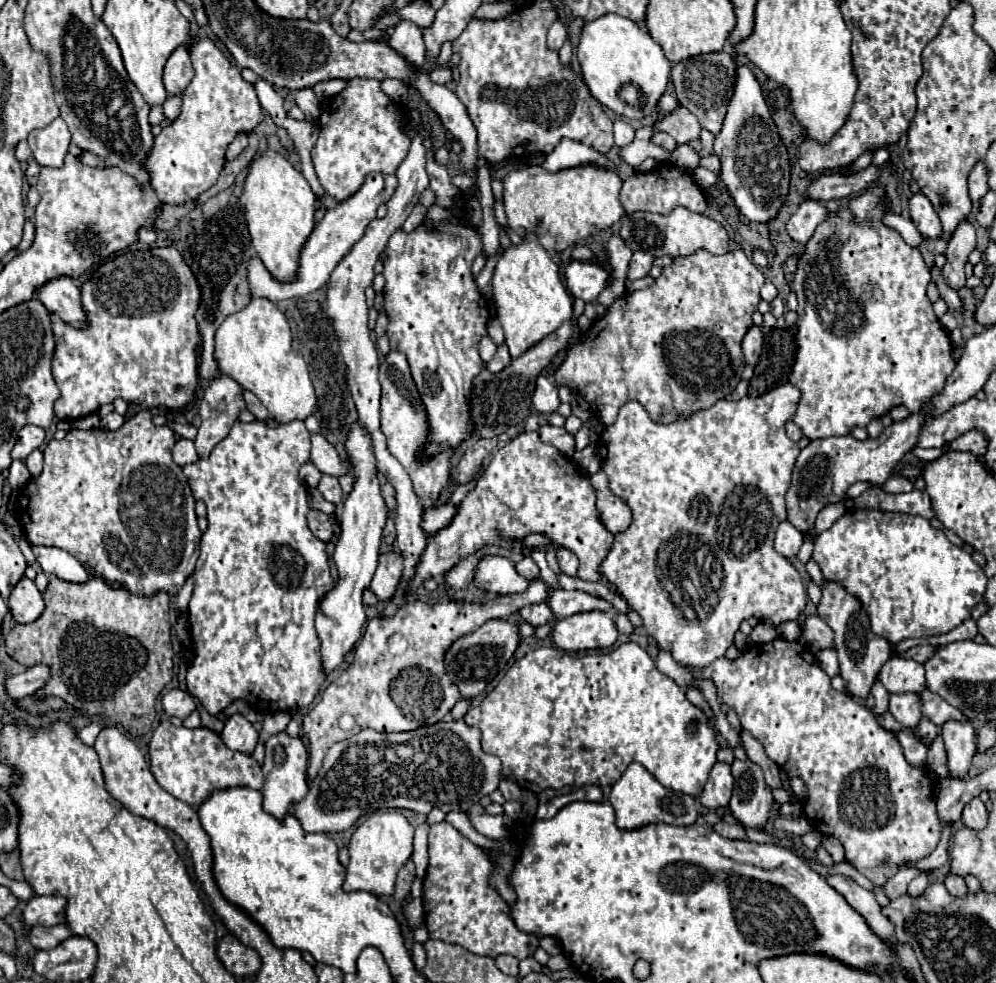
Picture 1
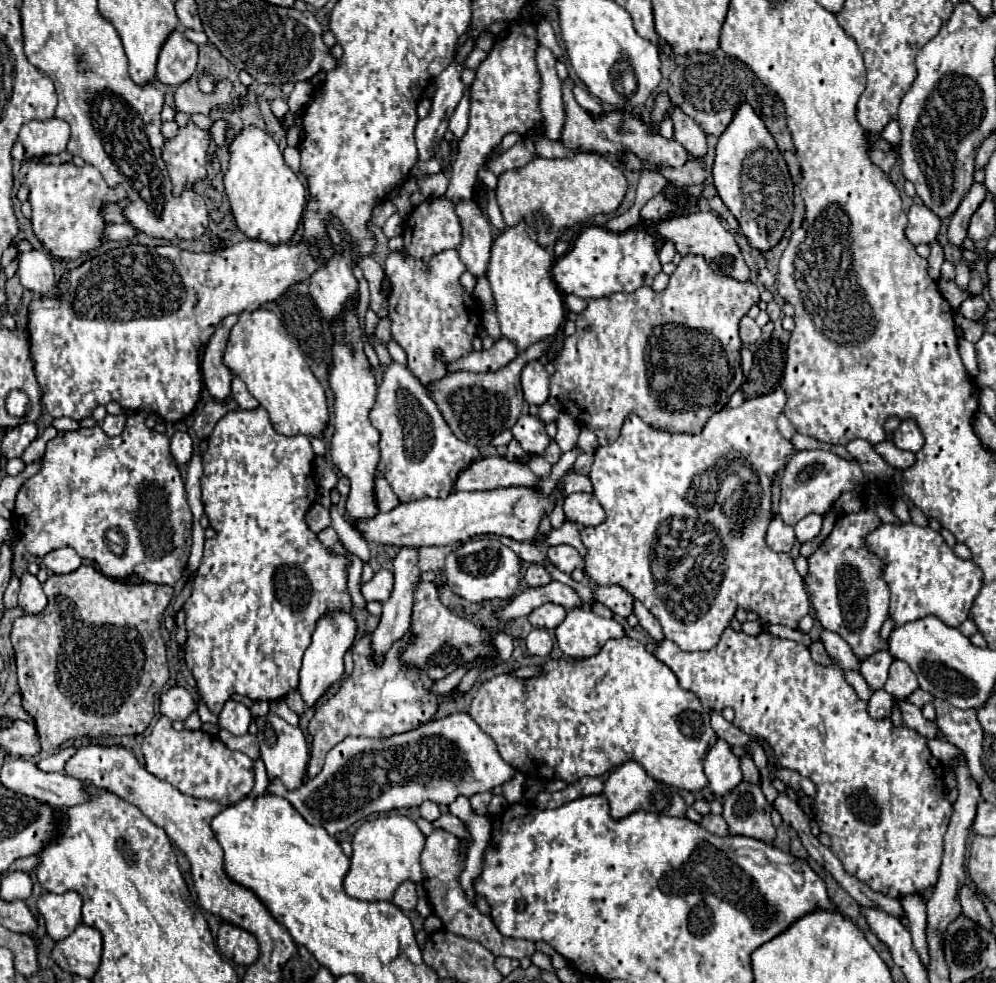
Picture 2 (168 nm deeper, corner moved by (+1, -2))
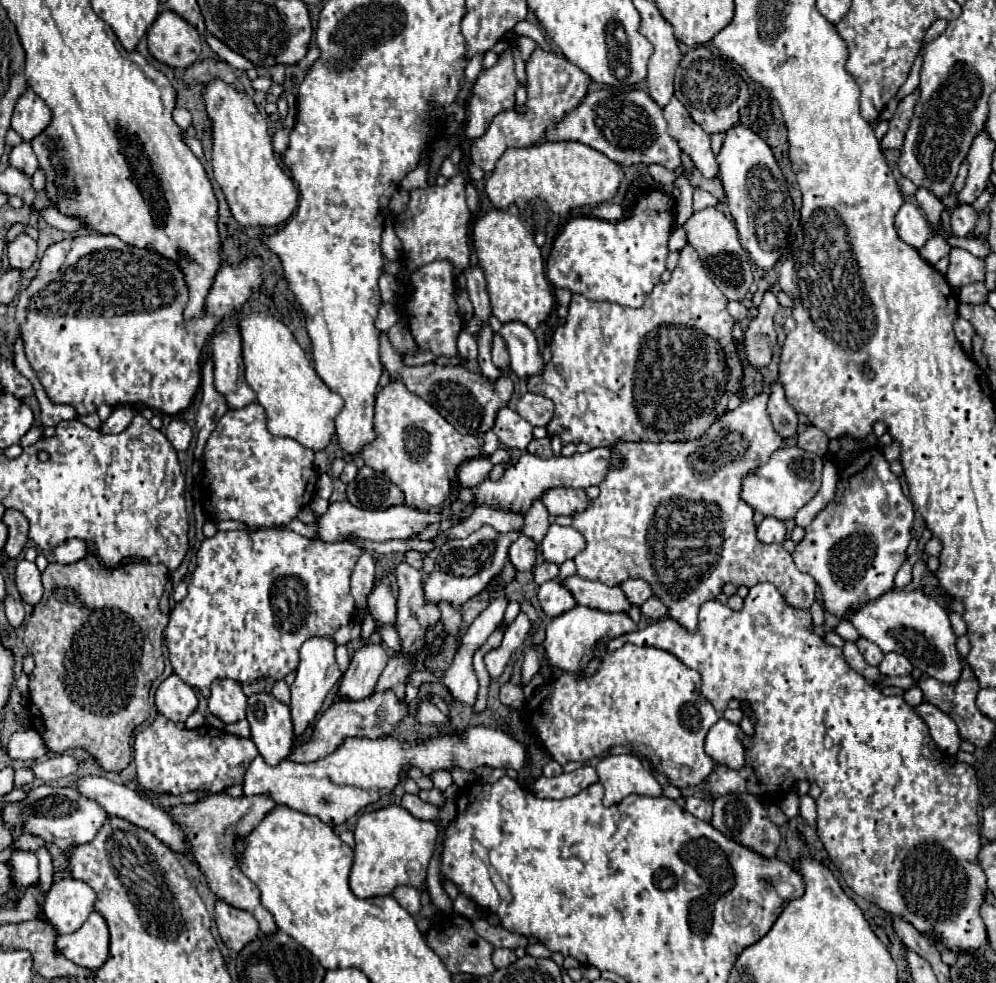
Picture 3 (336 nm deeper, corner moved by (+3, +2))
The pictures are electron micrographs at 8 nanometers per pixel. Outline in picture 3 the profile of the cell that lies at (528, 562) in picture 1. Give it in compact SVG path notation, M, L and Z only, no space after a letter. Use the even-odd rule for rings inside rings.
M542 562L534 568L534 580L536 584L544 584L552 578L558 578L558 566L552 564L552 562Z

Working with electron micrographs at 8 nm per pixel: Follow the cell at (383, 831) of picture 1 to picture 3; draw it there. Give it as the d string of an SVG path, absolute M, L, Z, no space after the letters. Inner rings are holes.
M398 804L364 812L354 828L354 866L350 872L350 890L358 898L388 896L396 886L412 886L422 890L426 884L428 862L436 848L438 826L418 820Z

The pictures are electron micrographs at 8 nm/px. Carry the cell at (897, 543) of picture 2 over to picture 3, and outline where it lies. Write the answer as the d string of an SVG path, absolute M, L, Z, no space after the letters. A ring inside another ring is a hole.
M904 564L900 570L898 570L898 574L896 574L896 586L898 588L902 588L902 586L906 586L906 584L910 584L912 582L912 566L910 564Z

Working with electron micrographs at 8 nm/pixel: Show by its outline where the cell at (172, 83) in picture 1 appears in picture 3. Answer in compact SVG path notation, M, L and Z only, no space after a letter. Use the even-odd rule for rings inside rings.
M162 10L146 36L150 54L168 66L188 68L200 56L200 34L172 10Z

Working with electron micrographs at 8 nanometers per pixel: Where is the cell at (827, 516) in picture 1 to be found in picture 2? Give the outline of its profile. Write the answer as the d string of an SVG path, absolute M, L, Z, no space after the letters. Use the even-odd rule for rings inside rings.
M810 514L810 516L802 518L802 520L794 526L796 538L798 538L800 544L814 540L814 538L820 534L820 528L822 528L822 516L816 516L816 514Z

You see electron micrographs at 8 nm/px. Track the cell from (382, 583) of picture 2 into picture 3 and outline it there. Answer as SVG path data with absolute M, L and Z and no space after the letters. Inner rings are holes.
M386 580L376 582L376 588L372 590L372 596L368 596L368 608L374 618L374 622L380 622L384 626L392 626L396 620L396 600L392 596L390 584Z

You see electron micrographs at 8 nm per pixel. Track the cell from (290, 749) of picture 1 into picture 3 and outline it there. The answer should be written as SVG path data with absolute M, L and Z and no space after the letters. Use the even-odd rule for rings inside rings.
M258 692L248 698L248 722L252 740L264 760L276 766L294 750L294 732L288 704L276 700L272 694Z

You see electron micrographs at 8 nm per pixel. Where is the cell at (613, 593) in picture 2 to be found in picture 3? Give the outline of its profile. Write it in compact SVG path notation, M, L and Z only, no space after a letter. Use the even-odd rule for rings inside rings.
M630 578L620 588L628 596L628 600L632 600L634 606L642 606L652 596L650 584L646 580L642 580L642 578Z

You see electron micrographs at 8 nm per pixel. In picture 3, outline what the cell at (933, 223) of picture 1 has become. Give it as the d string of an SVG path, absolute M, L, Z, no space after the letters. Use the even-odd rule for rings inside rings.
M902 204L902 208L896 214L896 232L906 244L910 244L916 250L920 250L926 244L930 236L930 224L918 204Z

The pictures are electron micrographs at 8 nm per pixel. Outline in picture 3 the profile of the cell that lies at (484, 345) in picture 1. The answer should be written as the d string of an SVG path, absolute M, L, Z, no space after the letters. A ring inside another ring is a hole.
M464 330L458 336L458 354L462 358L468 358L468 360L476 360L476 356L478 356L478 346L476 346L474 336L464 332Z

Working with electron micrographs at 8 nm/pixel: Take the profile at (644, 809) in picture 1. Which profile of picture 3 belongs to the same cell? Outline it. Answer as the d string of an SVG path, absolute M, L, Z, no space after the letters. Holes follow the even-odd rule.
M634 754L606 756L596 764L596 772L604 786L604 806L612 806L632 792L646 796L662 794L662 786Z

